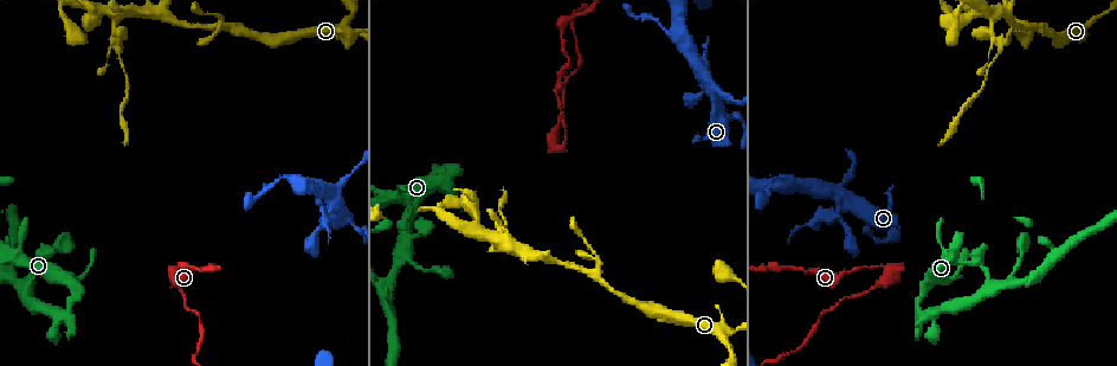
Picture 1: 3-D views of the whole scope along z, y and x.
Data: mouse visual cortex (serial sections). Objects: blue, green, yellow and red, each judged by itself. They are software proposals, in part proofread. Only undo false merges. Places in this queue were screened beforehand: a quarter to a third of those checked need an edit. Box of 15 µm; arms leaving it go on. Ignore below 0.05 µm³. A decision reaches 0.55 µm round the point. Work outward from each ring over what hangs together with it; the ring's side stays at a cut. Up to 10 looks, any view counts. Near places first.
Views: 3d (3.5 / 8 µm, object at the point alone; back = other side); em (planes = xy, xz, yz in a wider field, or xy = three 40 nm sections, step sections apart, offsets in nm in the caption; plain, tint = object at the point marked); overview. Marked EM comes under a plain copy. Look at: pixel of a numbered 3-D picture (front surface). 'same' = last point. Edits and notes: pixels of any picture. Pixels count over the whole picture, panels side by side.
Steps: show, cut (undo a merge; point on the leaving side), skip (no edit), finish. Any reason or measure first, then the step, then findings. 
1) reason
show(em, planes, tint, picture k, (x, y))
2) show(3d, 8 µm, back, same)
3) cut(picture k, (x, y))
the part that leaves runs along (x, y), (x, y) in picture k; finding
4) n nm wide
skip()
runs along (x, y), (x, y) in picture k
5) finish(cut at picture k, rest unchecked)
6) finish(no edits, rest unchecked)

four-way junction
show(3d, 8 µm, picture 1, (841, 208))

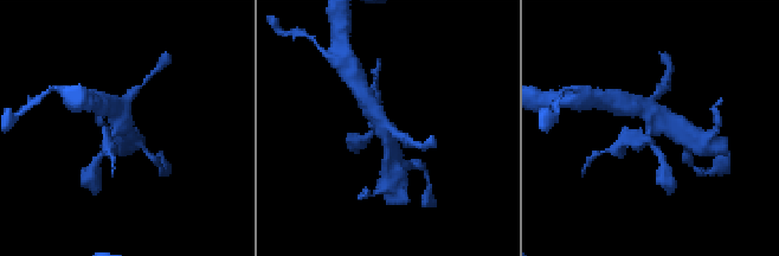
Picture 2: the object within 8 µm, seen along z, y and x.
4 arms; arms of 200, 250, 500, 500 nm
show(em, xy, step 5, tint, picture 2, (653, 128))

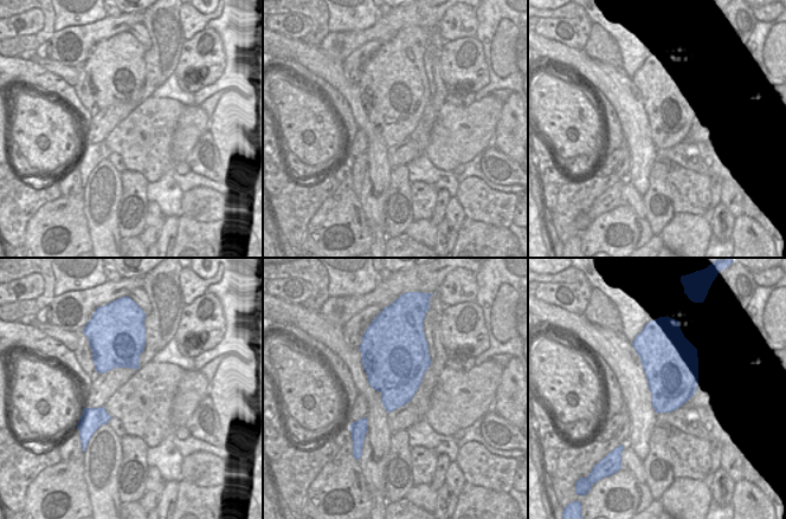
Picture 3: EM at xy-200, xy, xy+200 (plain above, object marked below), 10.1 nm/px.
600 nm wide
skip()
runs along (690, 136), (635, 108) in picture 2; all the same cell

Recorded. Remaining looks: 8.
abrupt turn
show(3d, 3.5 µm, picture 1, (898, 268))

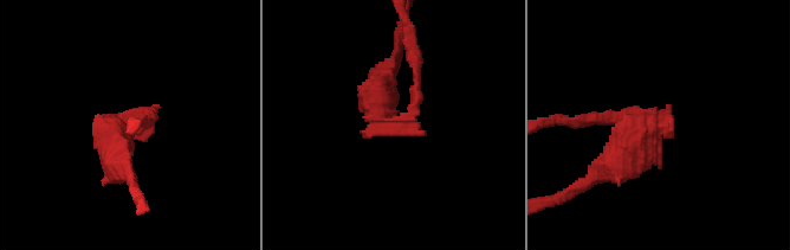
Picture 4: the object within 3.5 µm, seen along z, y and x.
arms of 150, 350 nm
show(em, xy, step 2, tint, picture 4, (656, 133))

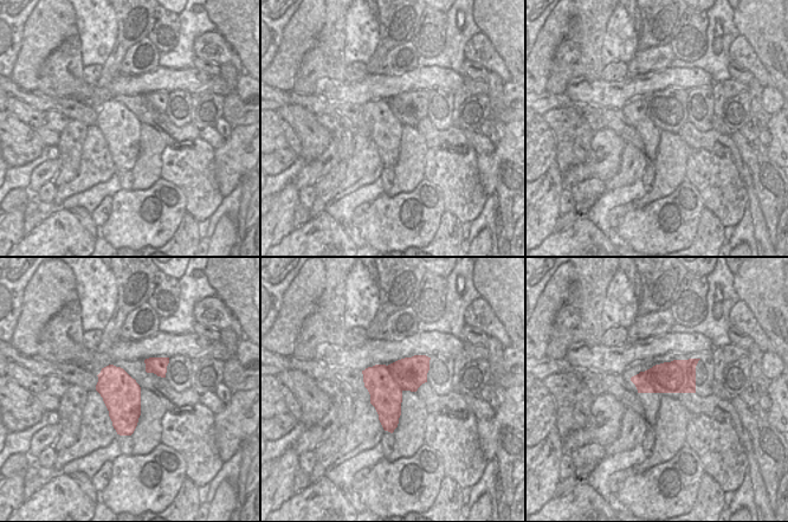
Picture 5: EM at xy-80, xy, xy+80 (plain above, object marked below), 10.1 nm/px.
cut(picture 4, (628, 128))
the part that leaves runs along (655, 132), (568, 193) in picture 4; two cells meet here

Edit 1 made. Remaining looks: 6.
redraw
show(overview)

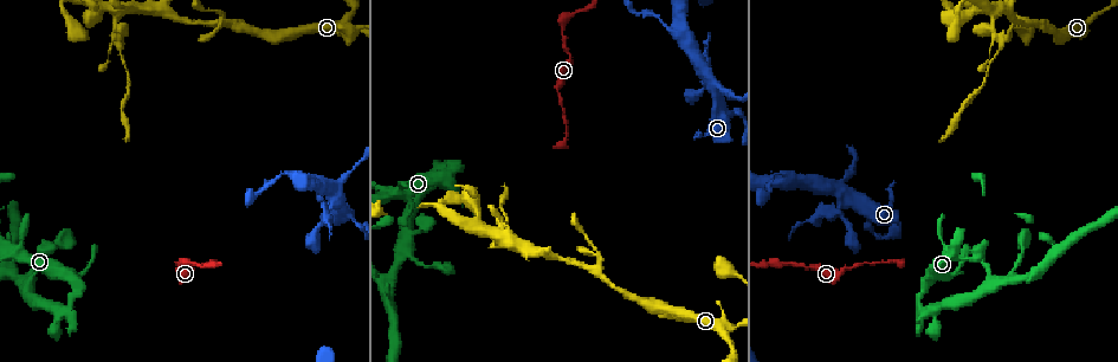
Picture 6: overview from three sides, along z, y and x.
abrupt turn
show(3d, 3.5 µm, picture 6, (990, 28))

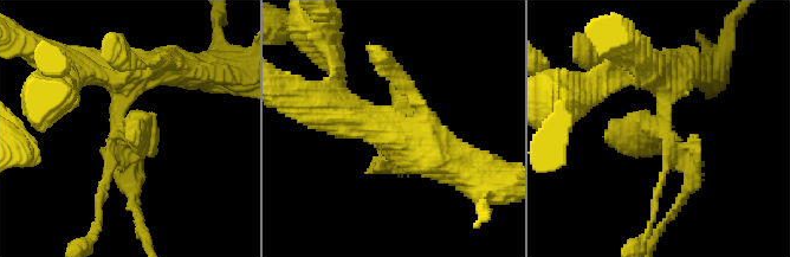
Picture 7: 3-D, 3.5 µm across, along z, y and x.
now the EM
show(em, xy, step 2, tint, picture 7, (656, 128))

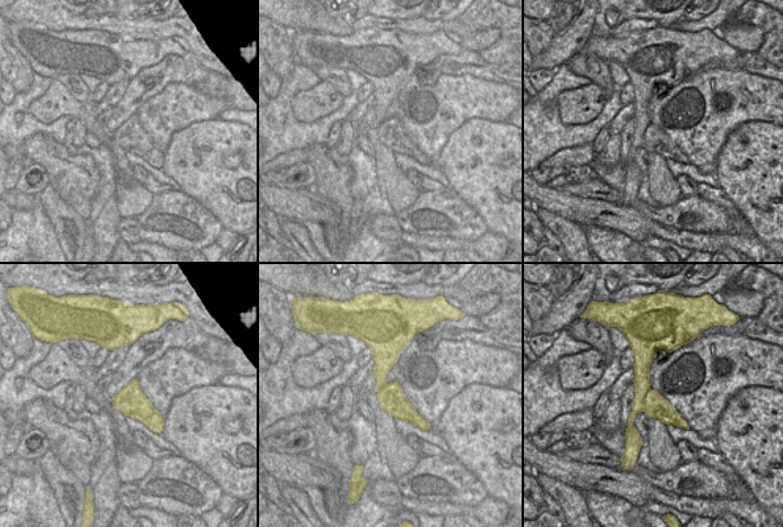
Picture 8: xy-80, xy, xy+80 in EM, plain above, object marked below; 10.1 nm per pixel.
skip()
runs along (667, 68), (655, 130), (607, 141) in picture 7; all the same cell

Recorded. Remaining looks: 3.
calibre changes
show(3d, 8 µm, picture 6, (1088, 30))

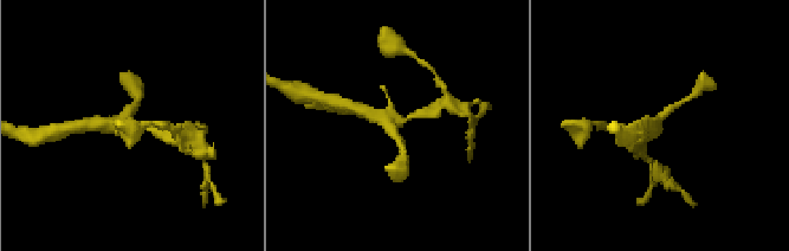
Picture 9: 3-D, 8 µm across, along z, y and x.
arms of 200, 400 nm
show(em, xy, step 3, tint, picture 9, (399, 120))

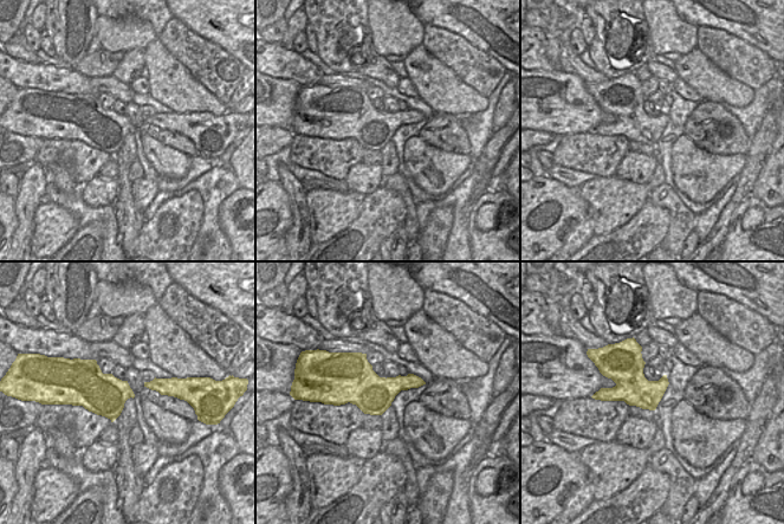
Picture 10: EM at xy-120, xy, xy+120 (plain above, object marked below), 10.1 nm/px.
skip()
runs along (101, 123), (152, 128), (155, 136) in picture 9; continuous, no second cell

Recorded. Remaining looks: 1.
finish(cut at picture 4, rest unchecked)

